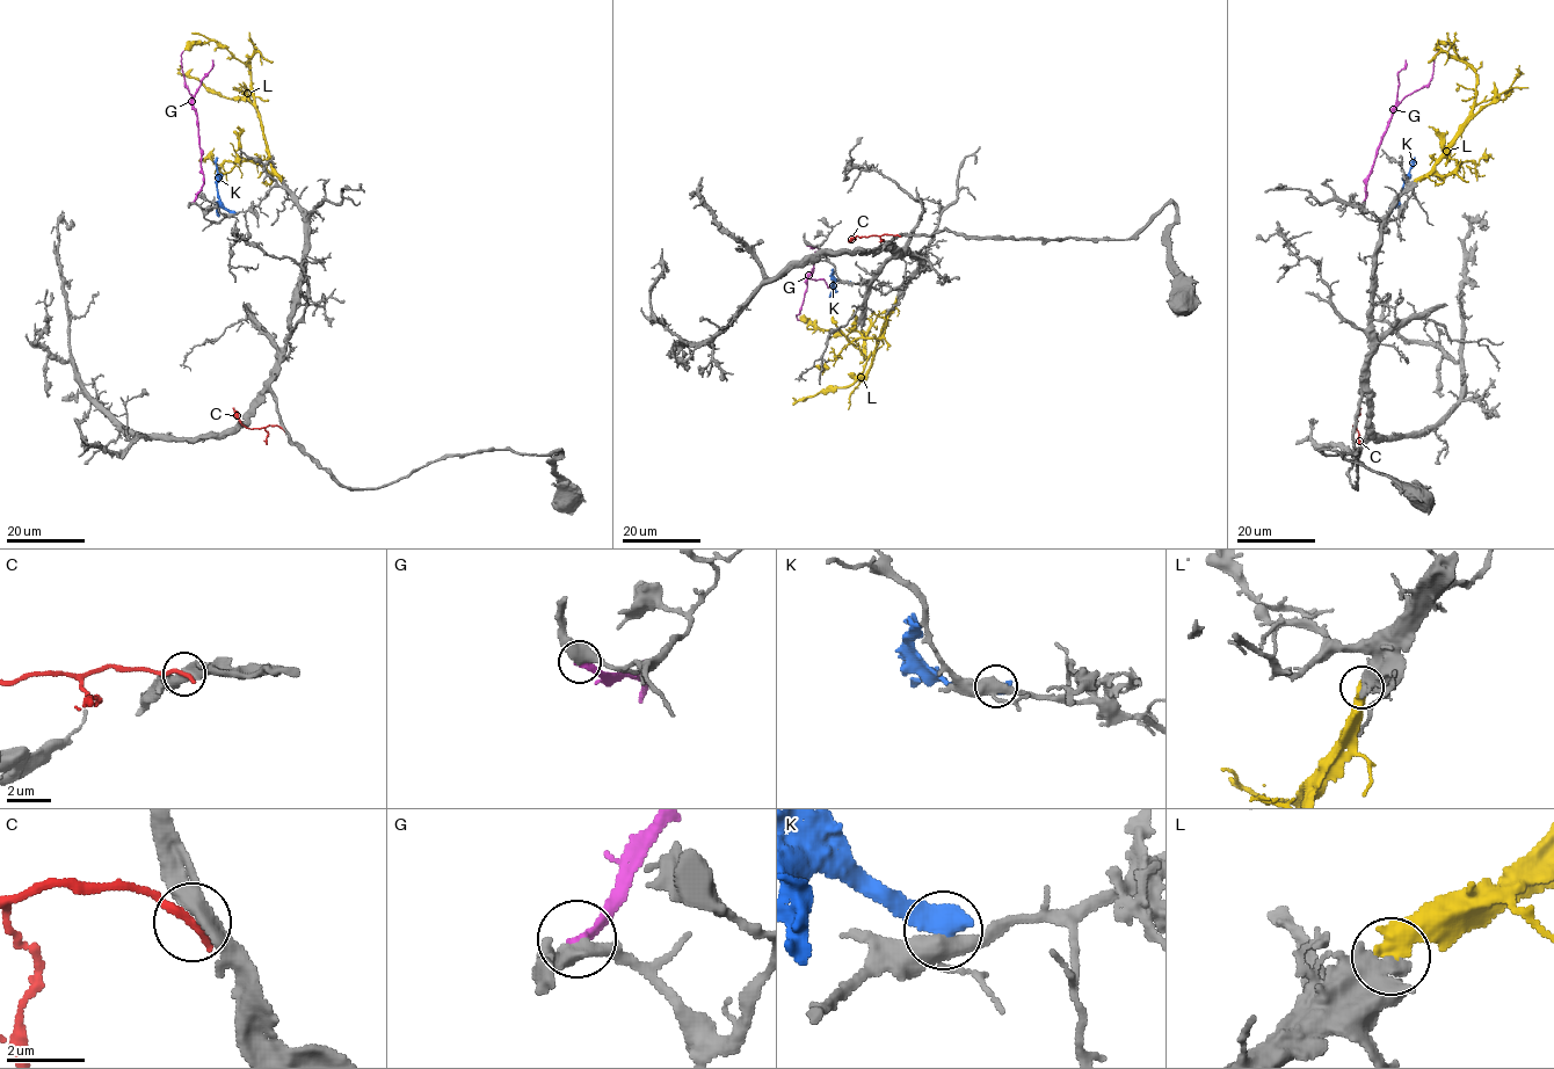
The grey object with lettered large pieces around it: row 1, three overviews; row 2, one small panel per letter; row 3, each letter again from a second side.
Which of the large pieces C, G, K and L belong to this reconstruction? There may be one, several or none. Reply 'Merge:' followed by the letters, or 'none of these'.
Merge: L

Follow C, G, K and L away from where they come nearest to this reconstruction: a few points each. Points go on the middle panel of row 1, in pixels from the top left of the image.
C: (898, 235), (856, 235), (848, 242)
G: (807, 245), (818, 248), (797, 315), (799, 320)
K: (848, 282), (832, 283), (832, 297)
L: (897, 297), (873, 350), (866, 357), (847, 337), (815, 329), (799, 317)

